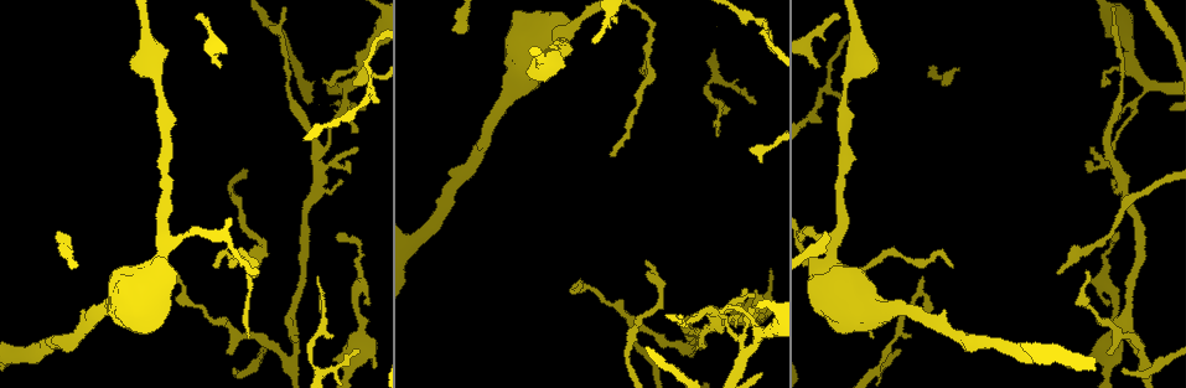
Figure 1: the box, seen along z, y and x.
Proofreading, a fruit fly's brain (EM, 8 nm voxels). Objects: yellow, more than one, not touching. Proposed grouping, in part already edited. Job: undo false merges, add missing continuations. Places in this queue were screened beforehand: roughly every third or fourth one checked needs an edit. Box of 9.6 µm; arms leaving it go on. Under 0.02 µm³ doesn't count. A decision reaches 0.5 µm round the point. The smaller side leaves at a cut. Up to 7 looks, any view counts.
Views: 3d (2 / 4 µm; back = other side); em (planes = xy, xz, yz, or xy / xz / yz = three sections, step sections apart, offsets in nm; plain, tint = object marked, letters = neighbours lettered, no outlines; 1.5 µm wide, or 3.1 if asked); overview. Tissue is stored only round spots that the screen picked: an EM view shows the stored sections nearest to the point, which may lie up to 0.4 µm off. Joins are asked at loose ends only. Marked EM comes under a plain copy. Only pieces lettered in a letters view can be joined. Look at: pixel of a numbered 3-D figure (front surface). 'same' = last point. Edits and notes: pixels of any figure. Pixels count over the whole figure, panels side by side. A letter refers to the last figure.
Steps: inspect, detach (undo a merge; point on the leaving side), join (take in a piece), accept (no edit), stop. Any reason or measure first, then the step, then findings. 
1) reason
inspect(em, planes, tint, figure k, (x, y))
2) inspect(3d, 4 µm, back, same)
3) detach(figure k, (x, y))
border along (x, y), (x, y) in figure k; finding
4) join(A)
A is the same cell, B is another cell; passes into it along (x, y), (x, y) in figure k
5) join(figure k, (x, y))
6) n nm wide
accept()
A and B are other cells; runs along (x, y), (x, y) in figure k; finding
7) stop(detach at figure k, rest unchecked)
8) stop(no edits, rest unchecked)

an open end
inspect(3d, 2 µm, figure 1, (336, 238))

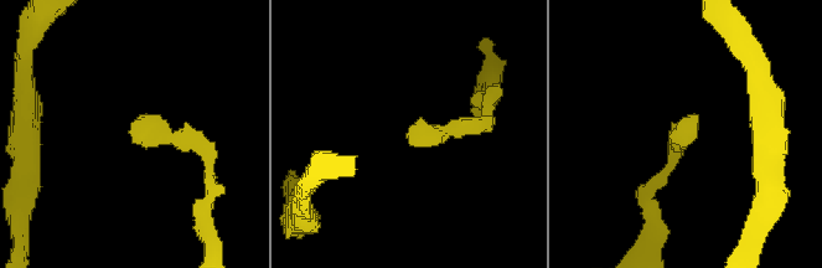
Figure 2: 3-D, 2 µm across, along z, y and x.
inspect(em, planes, letters, figure 2, (131, 129))

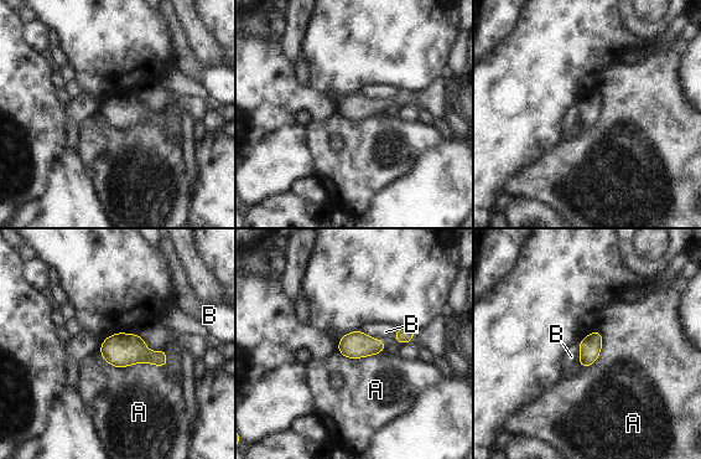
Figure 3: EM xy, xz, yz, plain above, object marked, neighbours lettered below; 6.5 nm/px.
140 nm wide
accept()
A and B are other cells; border along (98, 351), (118, 367), (164, 367) in figure 3; no lettered piece goes on from it

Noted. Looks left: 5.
branch point
inspect(3d, 4 µm, figure 1, (716, 310))

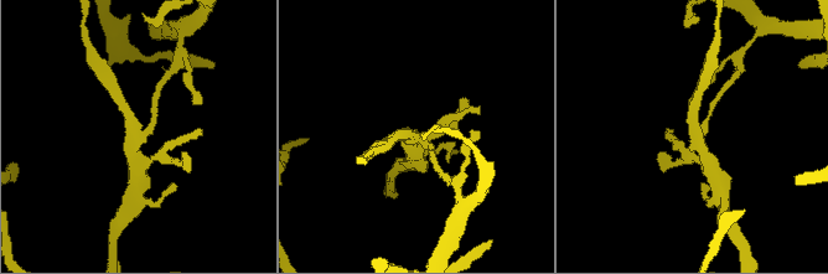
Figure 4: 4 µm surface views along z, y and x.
inspect(em, yz, step 8, letters, figure 4, (696, 137))

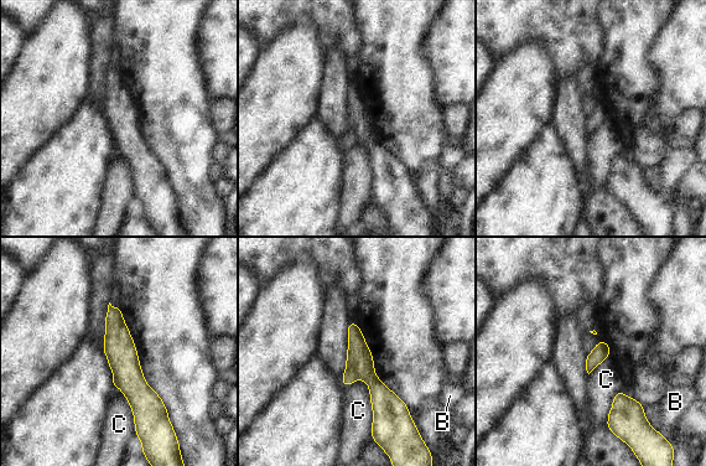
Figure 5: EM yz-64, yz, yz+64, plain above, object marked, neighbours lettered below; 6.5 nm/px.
C touches over 400 nm
detach(figure 5, (351, 374))
B and C are other cells; border along (352, 363), (356, 366), (358, 377) in figure 5; a second neuron is stuck on

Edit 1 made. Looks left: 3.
branch stops here
inspect(em, xy, step 8, tint, figure 1, (1105, 352))

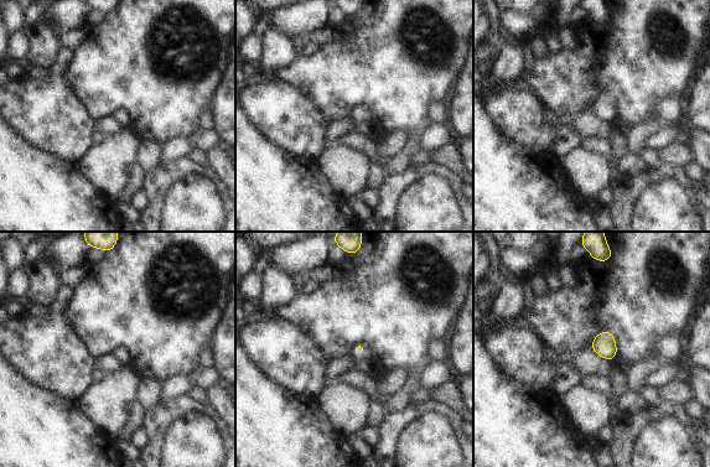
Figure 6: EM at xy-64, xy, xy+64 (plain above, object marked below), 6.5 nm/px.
cut it another way
inspect(em, planes, letters, same)

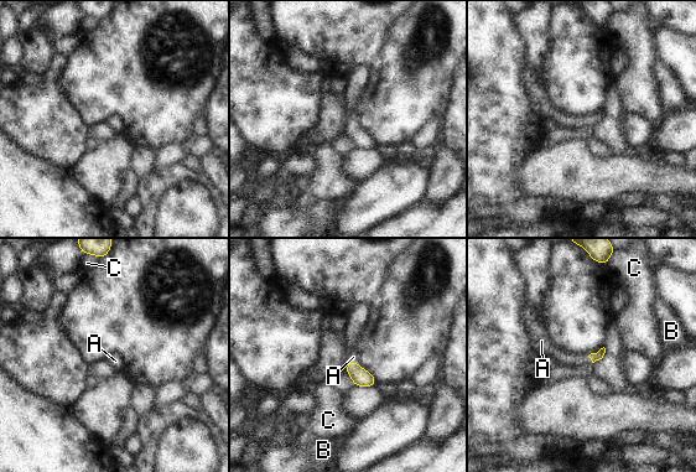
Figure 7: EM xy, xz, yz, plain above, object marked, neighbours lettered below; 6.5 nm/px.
join(A)
A is the same cell, B and C are other cells; it goes on there

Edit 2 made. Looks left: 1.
stop(detach at figure 5, join at figure 7, rest unchecked)

